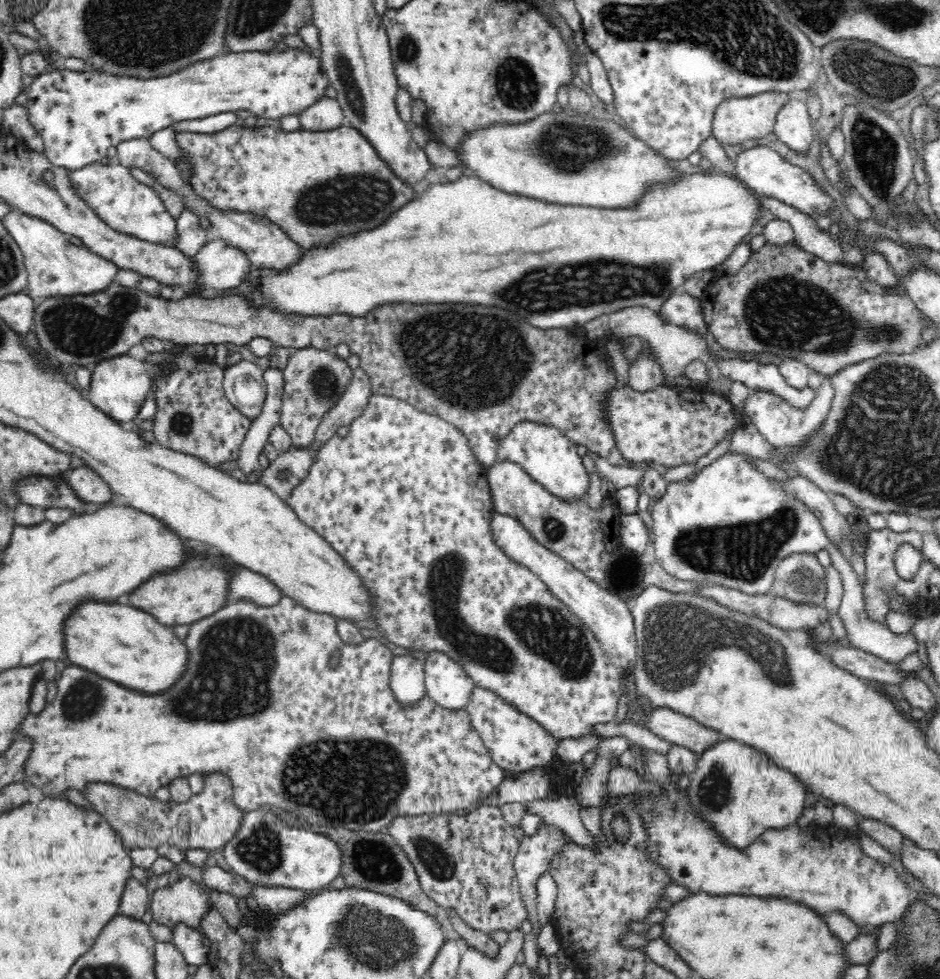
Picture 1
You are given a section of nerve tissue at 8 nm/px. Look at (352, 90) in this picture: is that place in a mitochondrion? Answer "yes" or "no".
yes

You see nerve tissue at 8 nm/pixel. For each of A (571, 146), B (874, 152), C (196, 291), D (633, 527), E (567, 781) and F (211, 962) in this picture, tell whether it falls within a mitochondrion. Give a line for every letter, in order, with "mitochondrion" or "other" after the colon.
A: mitochondrion
B: mitochondrion
C: other
D: other
E: other
F: other

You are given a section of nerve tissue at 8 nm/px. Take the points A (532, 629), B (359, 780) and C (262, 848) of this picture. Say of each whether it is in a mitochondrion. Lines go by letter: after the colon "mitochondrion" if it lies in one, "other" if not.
A: mitochondrion
B: mitochondrion
C: mitochondrion

